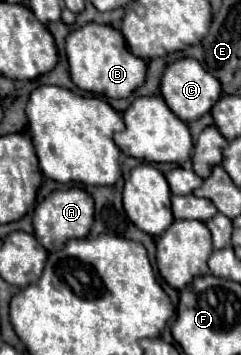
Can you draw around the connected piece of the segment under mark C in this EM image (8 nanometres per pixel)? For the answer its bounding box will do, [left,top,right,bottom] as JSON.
[161,57,221,123]

